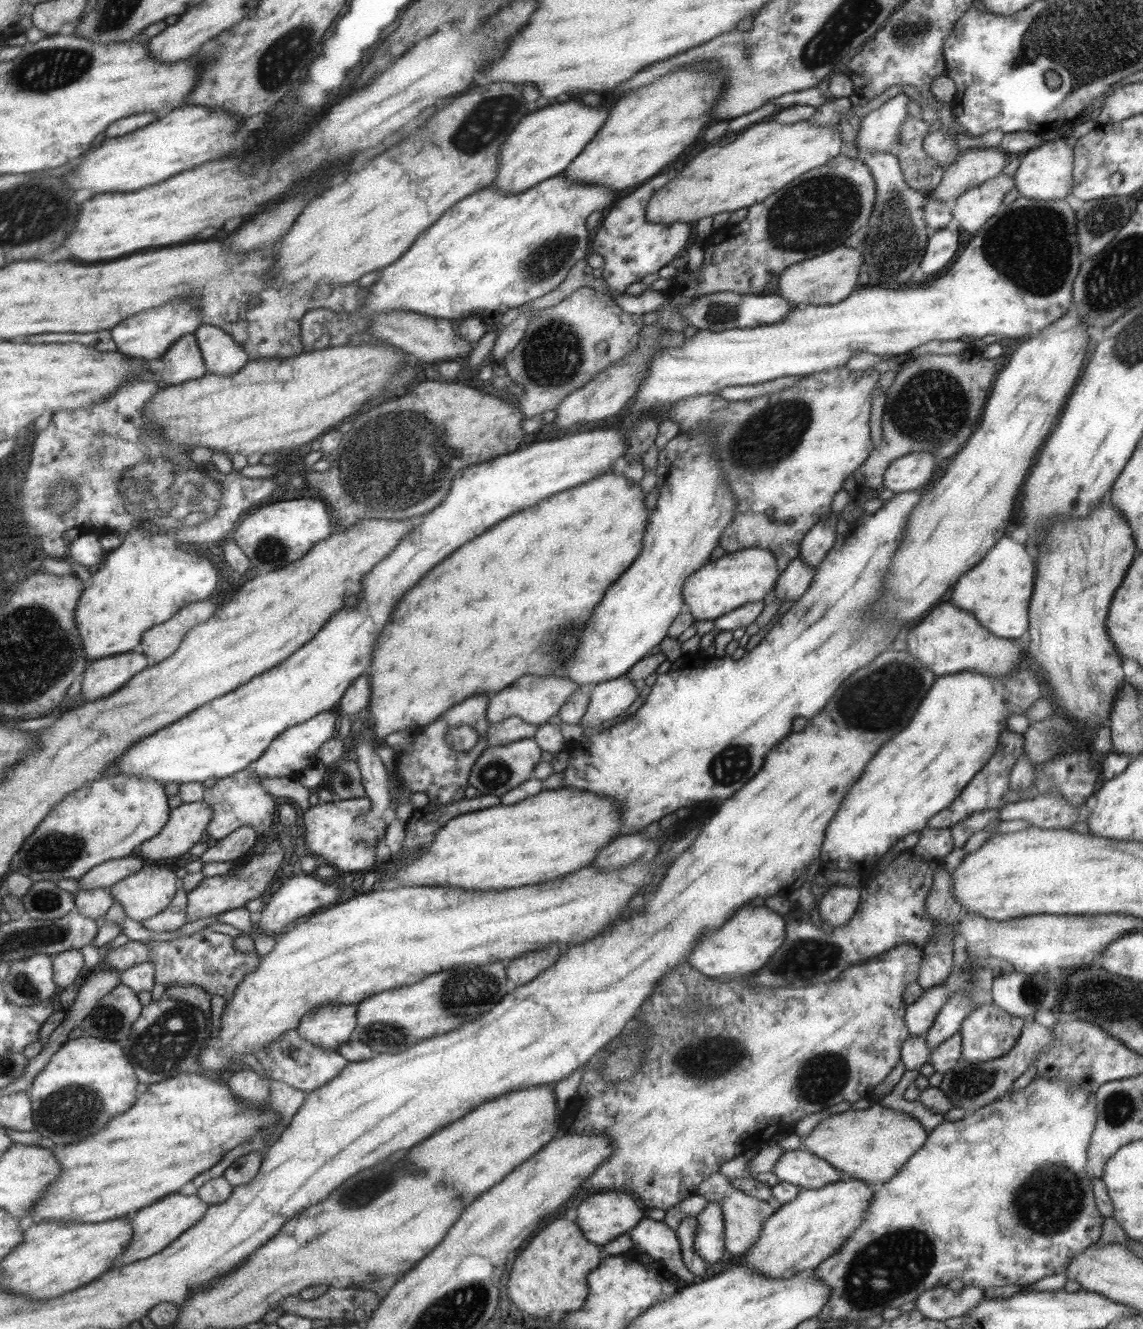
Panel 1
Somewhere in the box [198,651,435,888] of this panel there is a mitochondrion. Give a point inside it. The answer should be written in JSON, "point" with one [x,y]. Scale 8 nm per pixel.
{"point":[347,782]}

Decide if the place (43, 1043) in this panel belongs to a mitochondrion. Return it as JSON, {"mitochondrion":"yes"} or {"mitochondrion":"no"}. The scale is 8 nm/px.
{"mitochondrion":"no"}

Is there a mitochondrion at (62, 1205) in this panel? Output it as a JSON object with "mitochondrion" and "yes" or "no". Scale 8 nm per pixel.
{"mitochondrion":"no"}

